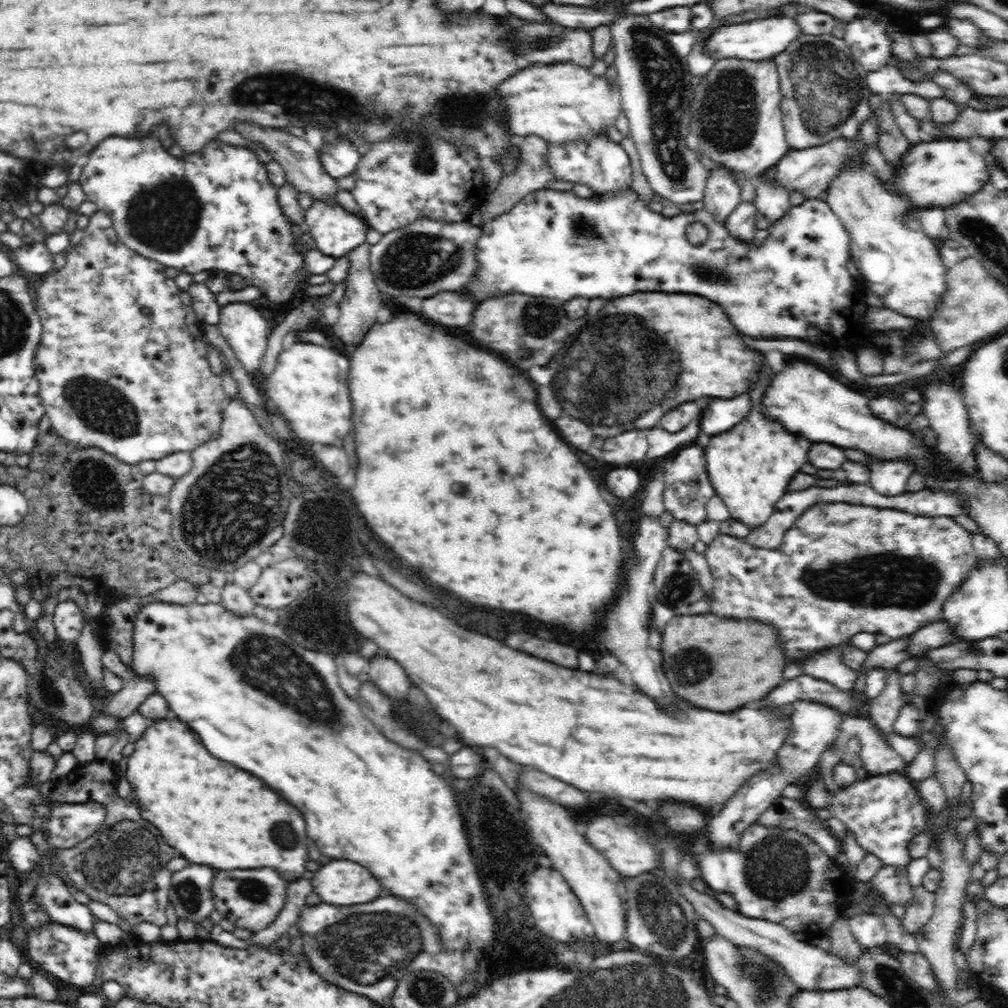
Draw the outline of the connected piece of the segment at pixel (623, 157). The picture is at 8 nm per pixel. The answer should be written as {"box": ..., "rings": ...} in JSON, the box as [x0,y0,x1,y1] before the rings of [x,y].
{"box":[547,135,632,191],"rings":[[[608,135],[580,140],[574,144],[549,145],[547,162],[550,171],[558,179],[570,181],[572,184],[586,184],[593,191],[615,191],[618,187],[626,187],[632,182],[632,164],[626,150]]]}

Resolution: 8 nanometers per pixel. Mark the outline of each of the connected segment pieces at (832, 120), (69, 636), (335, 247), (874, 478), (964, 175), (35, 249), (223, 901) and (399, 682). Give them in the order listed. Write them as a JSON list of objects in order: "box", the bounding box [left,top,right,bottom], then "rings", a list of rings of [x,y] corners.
[{"box":[772,33,869,150],"rings":[[[802,33],[799,39],[791,42],[786,50],[777,55],[772,60],[777,62],[777,71],[780,75],[781,109],[788,145],[792,150],[823,145],[826,136],[839,123],[844,122],[851,114],[854,114],[854,108],[862,100],[863,94],[868,92],[867,74],[869,72],[858,63],[852,51],[846,46],[844,39],[838,39],[831,34],[814,36]]]},{"box":[52,601,84,644],"rings":[[[66,601],[58,602],[52,622],[57,634],[58,640],[66,644],[74,644],[78,636],[81,635],[84,618],[76,603]]]},{"box":[304,200,368,259],"rings":[[[314,200],[304,212],[304,222],[310,227],[317,249],[334,259],[366,242],[368,225],[364,219],[346,211],[337,201]]]},{"box":[870,462,911,496],"rings":[[[874,462],[870,466],[870,486],[888,496],[898,496],[906,492],[906,482],[910,478],[911,470],[898,466],[898,462]]]},{"box":[896,139,990,208],"rings":[[[961,139],[934,140],[914,146],[904,155],[904,166],[896,170],[898,188],[912,200],[912,204],[933,208],[946,208],[960,204],[966,197],[977,193],[986,182],[989,182],[990,173],[981,156],[973,149],[970,141]]]},{"box":[14,241,54,275],"rings":[[[34,241],[25,244],[14,252],[14,262],[20,272],[47,275],[53,272],[54,255],[44,243]]]},{"box":[212,868,286,933],"rings":[[[270,868],[258,870],[228,870],[220,872],[212,884],[214,904],[223,918],[230,920],[235,927],[258,933],[276,920],[286,900],[286,882],[280,874]]]},{"box":[370,652,410,698],"rings":[[[382,652],[370,662],[370,681],[386,695],[394,694],[394,698],[406,698],[410,690],[410,680],[404,674],[404,668],[396,664],[392,658],[386,658]]]}]

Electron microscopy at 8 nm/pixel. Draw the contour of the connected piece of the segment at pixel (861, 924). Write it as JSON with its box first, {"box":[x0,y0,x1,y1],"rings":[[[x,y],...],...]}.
{"box":[848,913,888,948],"rings":[[[872,913],[854,915],[848,919],[850,932],[863,948],[879,948],[888,940],[882,919]]]}

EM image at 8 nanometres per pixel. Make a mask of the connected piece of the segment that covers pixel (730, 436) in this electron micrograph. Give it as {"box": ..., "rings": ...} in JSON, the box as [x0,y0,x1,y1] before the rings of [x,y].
{"box":[705,386,810,530],"rings":[[[764,386],[752,390],[754,408],[744,422],[738,422],[724,434],[711,436],[710,444],[705,448],[706,468],[715,494],[725,502],[730,517],[751,530],[762,526],[772,516],[776,502],[788,491],[794,474],[804,470],[802,466],[810,450],[808,440],[800,440],[778,422],[770,422],[758,412],[756,404],[762,392]]]}

